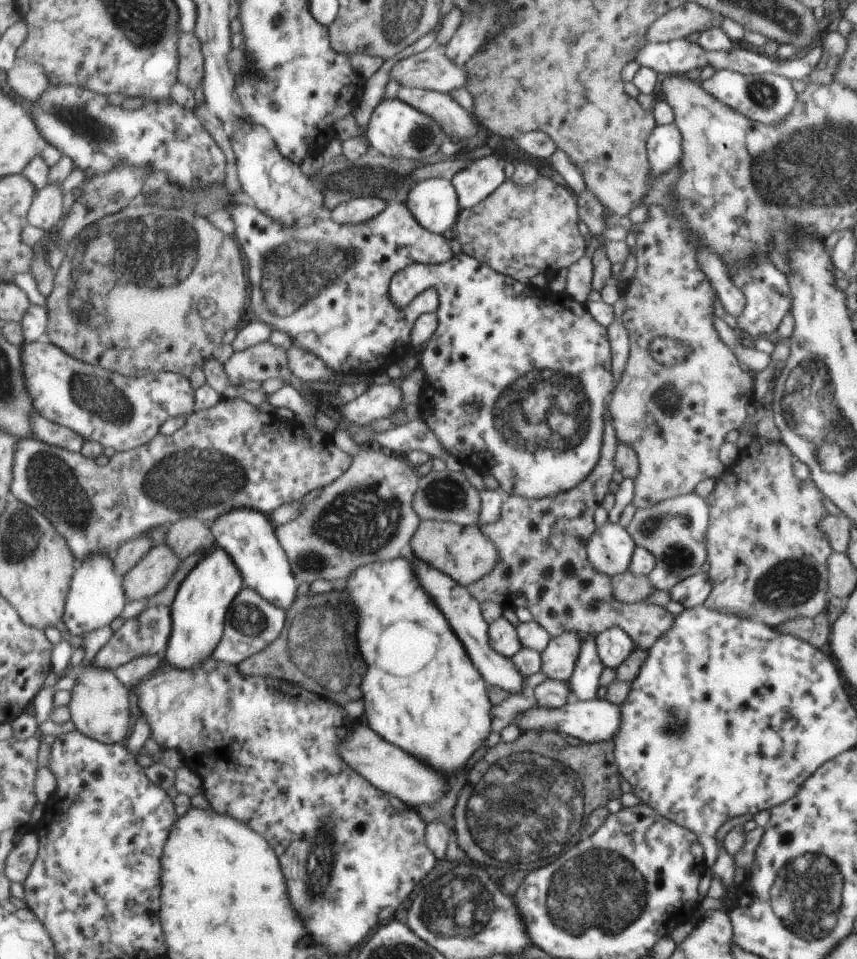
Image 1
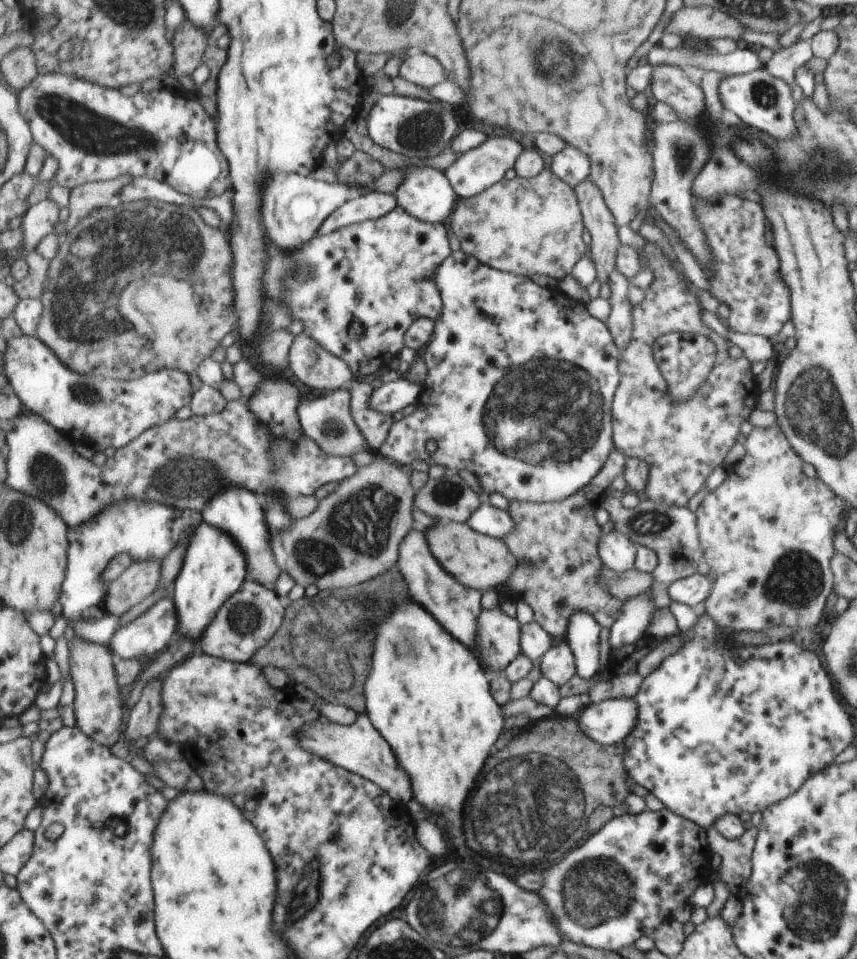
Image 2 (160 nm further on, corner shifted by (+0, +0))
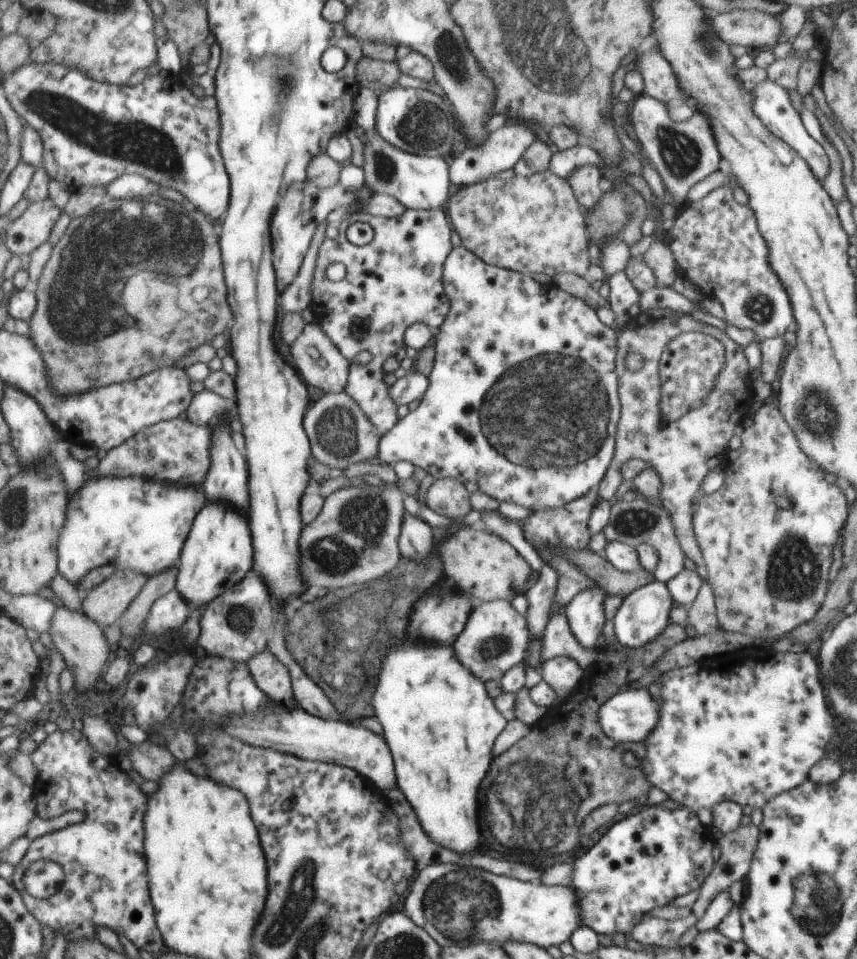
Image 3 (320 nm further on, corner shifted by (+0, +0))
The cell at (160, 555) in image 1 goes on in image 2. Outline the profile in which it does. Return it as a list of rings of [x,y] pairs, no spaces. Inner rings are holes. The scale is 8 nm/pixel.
[[[135,560],[117,580],[109,584],[104,602],[107,614],[120,617],[152,595],[159,588],[161,575],[161,562]]]

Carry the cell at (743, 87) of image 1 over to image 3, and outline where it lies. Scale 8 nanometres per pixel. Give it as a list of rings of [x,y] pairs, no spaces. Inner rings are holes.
[[[766,78],[763,82],[753,86],[752,95],[754,96],[752,108],[761,122],[769,128],[773,136],[779,137],[782,141],[785,141],[785,144],[795,149],[799,156],[808,163],[808,167],[811,169],[813,176],[823,181],[825,175],[829,172],[828,155],[821,144],[813,139],[813,136],[804,128],[800,113],[791,106],[785,88]]]

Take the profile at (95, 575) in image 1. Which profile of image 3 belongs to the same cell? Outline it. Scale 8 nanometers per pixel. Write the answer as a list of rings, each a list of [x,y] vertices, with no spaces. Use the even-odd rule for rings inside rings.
[[[139,475],[88,478],[68,504],[68,520],[58,544],[58,569],[77,588],[88,572],[108,564],[114,564],[119,570],[124,569],[124,572],[143,573],[148,577],[159,576],[163,571],[179,566],[185,543],[192,532],[193,521],[207,503],[204,482],[201,486],[187,483],[180,485]]]

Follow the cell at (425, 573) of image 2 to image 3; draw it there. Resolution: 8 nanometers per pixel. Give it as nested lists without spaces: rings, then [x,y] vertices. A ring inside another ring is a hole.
[[[406,512],[400,536],[400,549],[403,557],[423,562],[424,556],[437,549],[438,541],[435,540],[433,530],[427,522]]]

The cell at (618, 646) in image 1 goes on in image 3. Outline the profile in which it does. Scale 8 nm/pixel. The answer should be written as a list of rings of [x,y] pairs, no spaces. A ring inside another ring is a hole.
[[[655,580],[621,597],[620,606],[612,618],[617,642],[627,648],[644,647],[668,625],[671,602],[667,584]]]

